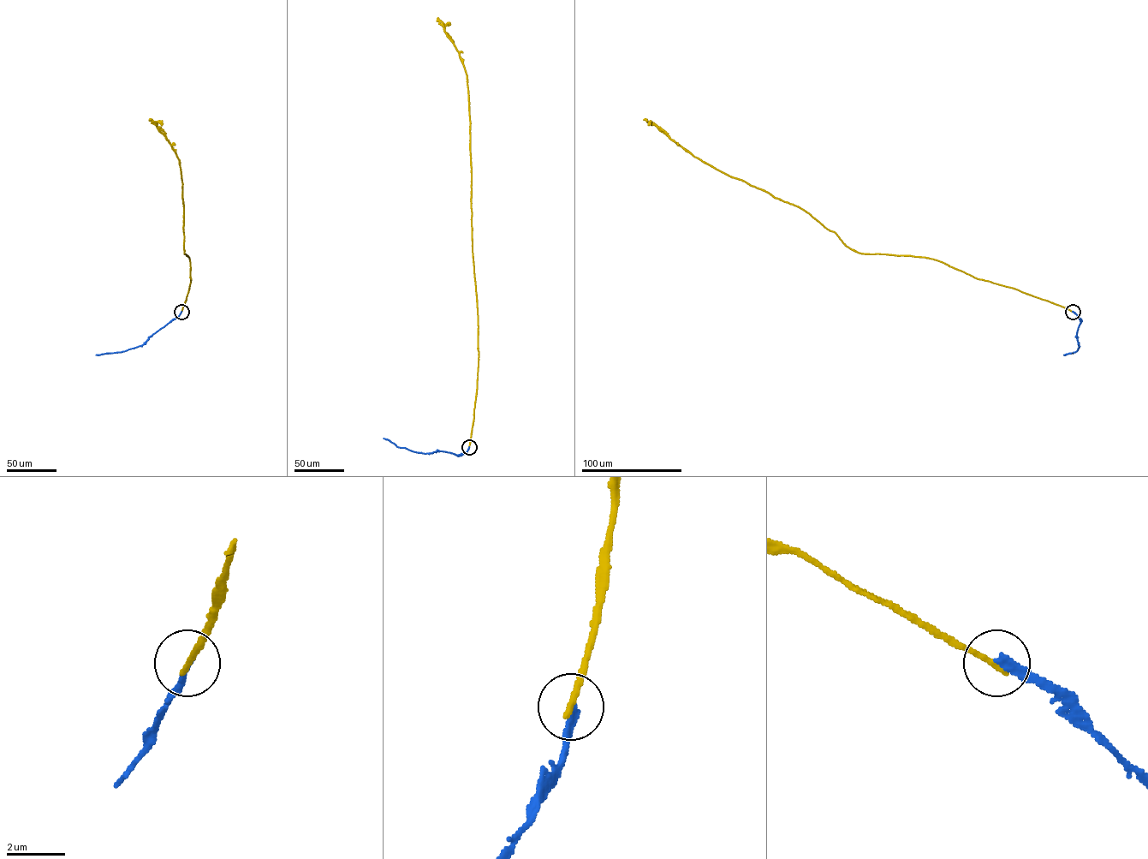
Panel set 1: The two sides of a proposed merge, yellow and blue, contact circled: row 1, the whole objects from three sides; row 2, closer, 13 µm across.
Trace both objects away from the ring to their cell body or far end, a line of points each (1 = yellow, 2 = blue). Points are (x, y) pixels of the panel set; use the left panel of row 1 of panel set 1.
1: (181, 311), (191, 278), (190, 259), (184, 249), (181, 170), (171, 146), (150, 119)
2: (181, 311), (144, 344), (122, 352), (96, 354)

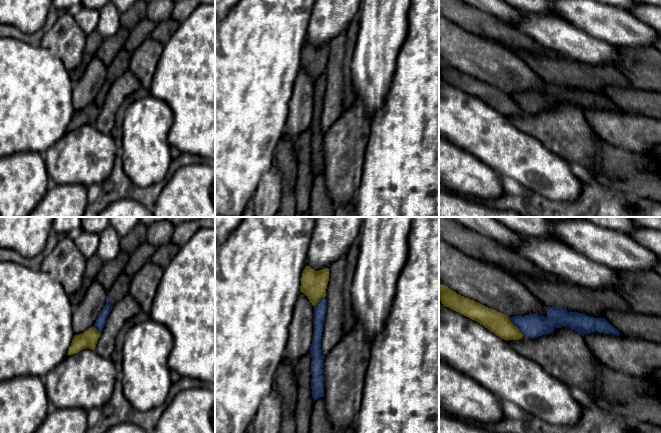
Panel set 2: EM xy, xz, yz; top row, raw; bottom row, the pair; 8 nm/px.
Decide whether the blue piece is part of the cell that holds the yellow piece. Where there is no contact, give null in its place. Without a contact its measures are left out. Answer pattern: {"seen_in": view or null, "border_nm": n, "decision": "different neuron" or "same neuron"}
{"seen_in": "yz", "border_nm": 200, "decision": "different neuron"}

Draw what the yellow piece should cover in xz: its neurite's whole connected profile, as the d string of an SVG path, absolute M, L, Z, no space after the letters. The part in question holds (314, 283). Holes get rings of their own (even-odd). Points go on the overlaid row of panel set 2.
M306 265L301 277L300 292L304 293L315 307L326 296L328 281L328 268L316 271Z

